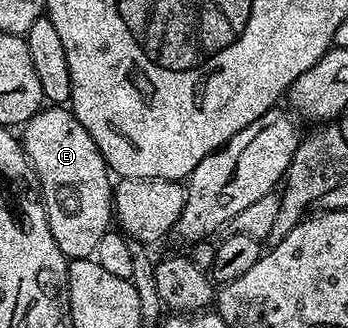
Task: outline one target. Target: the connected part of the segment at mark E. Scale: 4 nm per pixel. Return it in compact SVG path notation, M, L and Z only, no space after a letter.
M45 106L35 113L23 125L23 147L28 156L33 172L41 189L41 200L45 204L45 213L49 216L51 234L59 246L59 250L69 260L83 260L92 257L95 246L99 246L99 238L110 231L110 222L114 219L113 207L114 181L111 179L108 164L105 163L99 146L95 146L95 138L87 134L83 122L65 106Z

